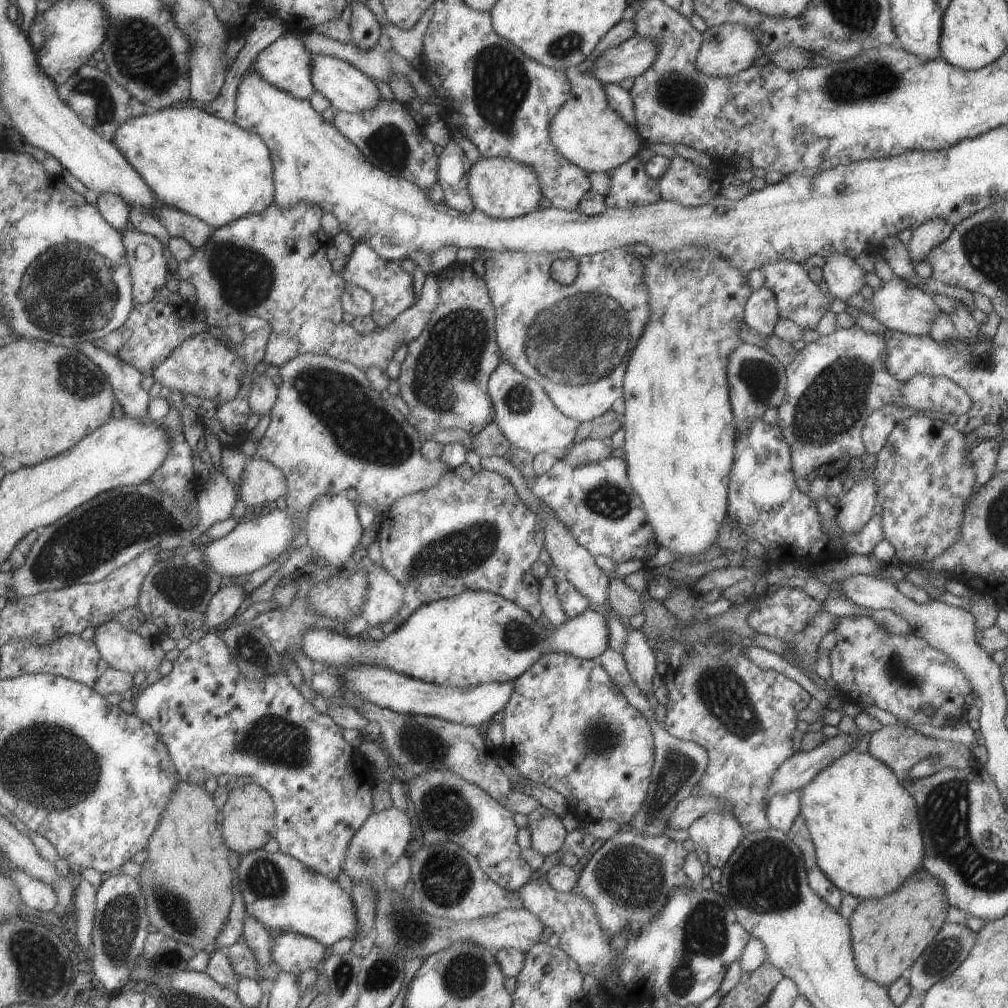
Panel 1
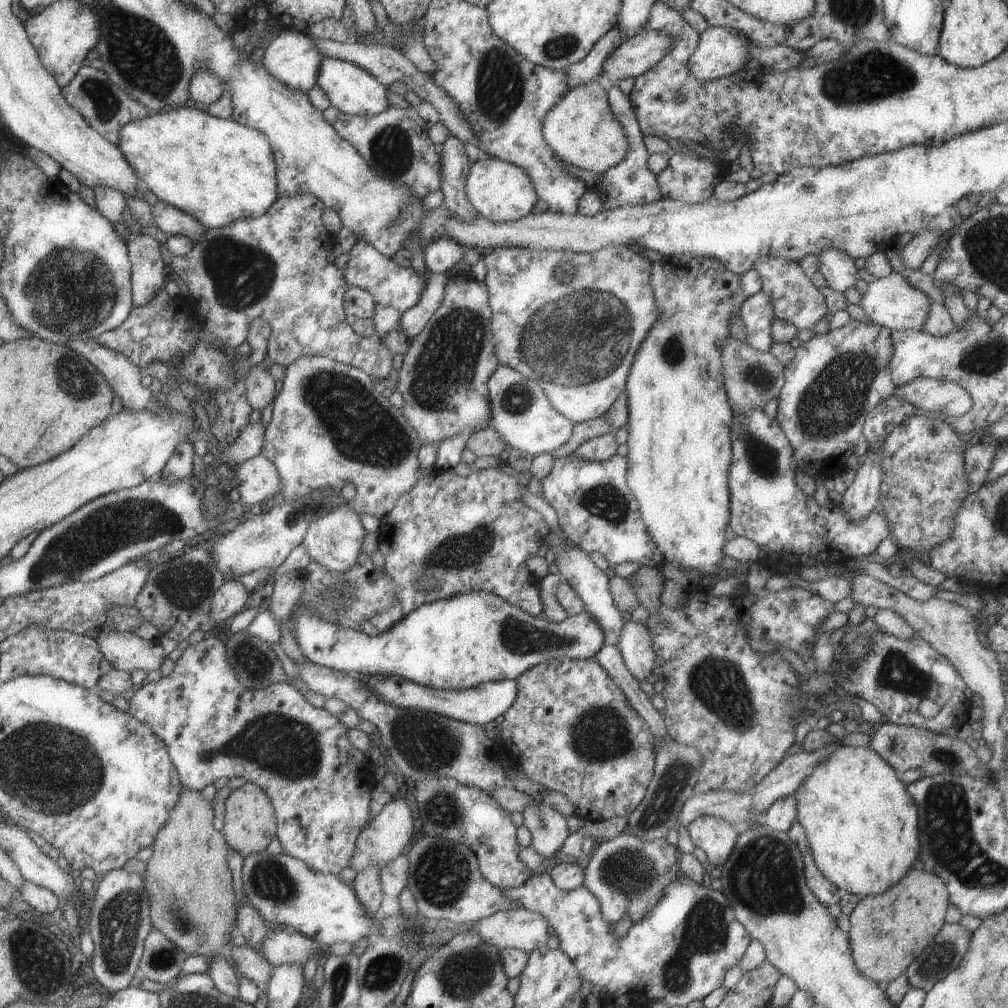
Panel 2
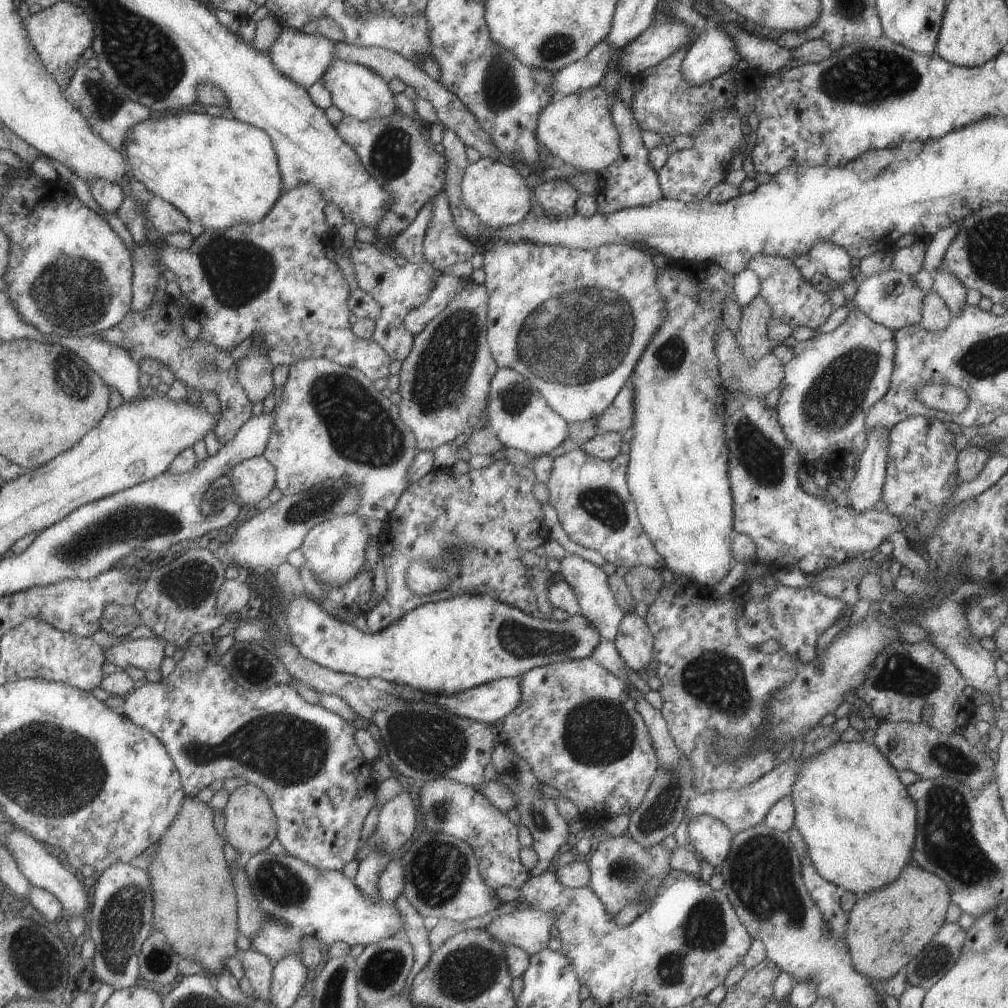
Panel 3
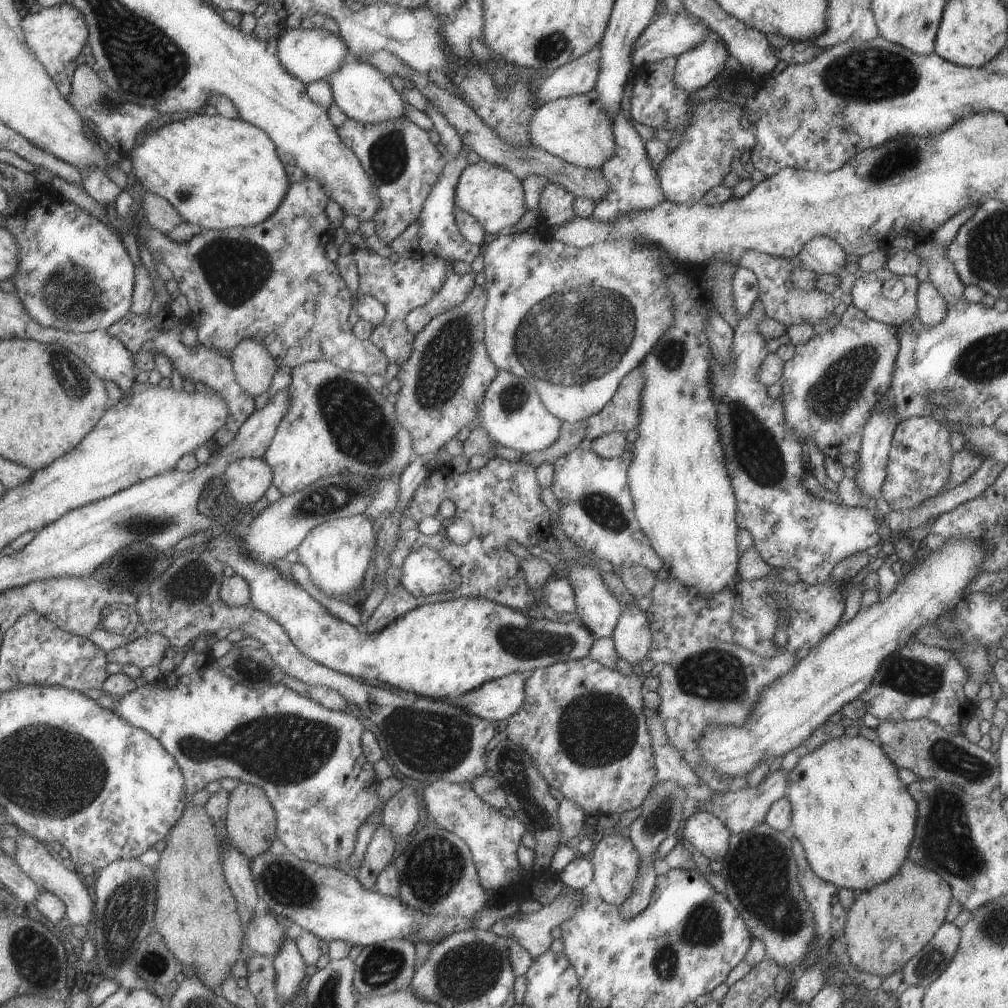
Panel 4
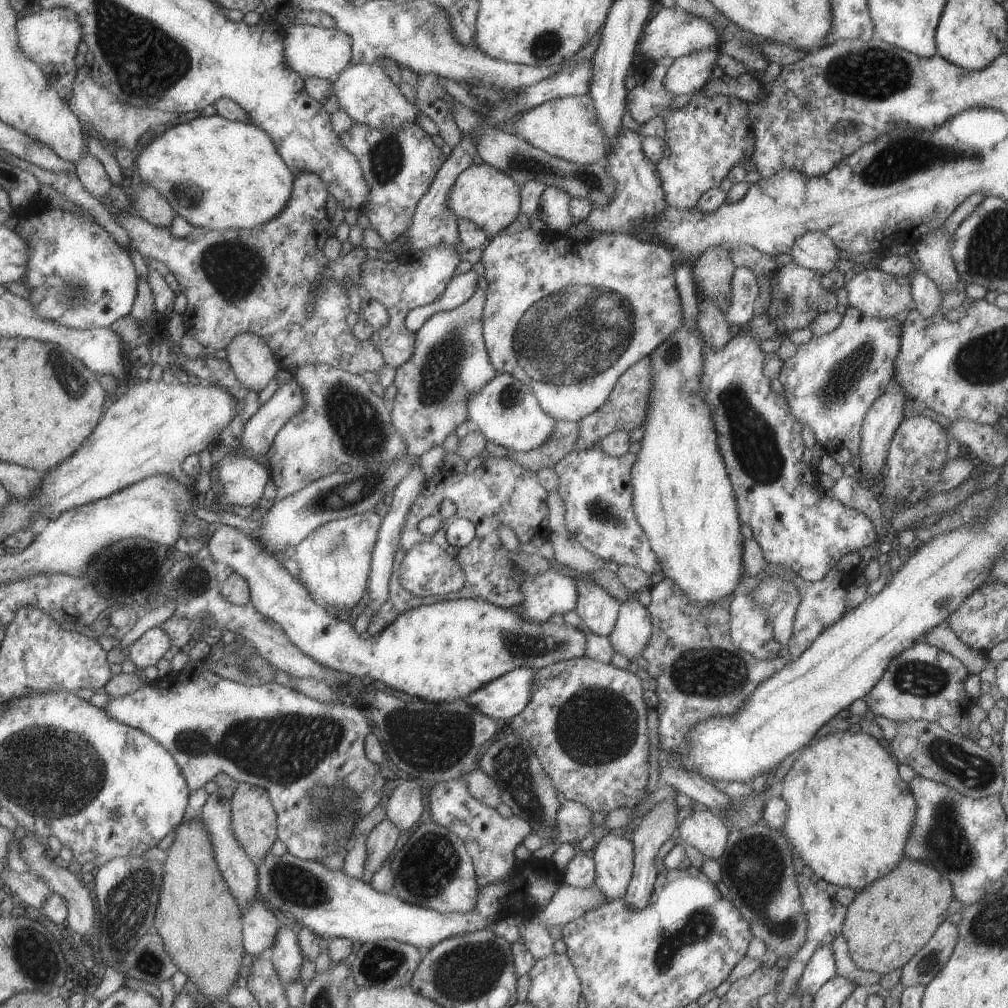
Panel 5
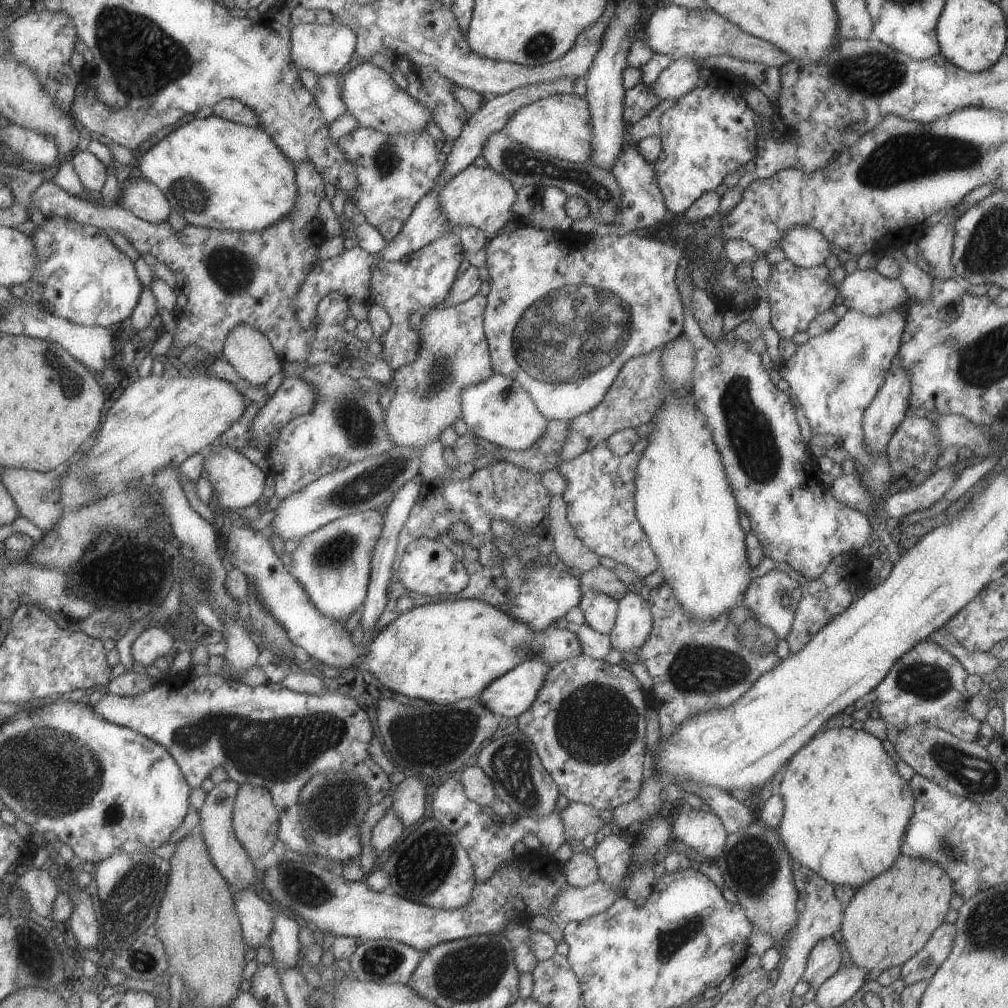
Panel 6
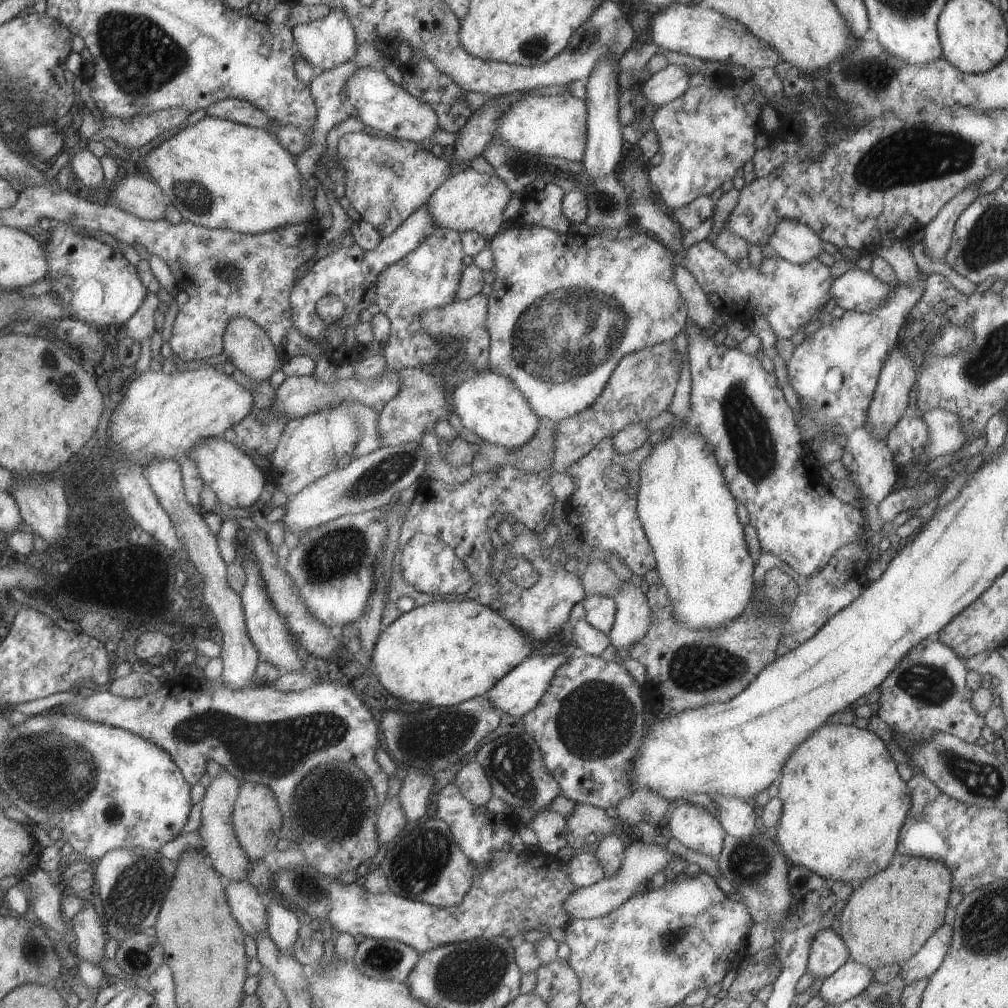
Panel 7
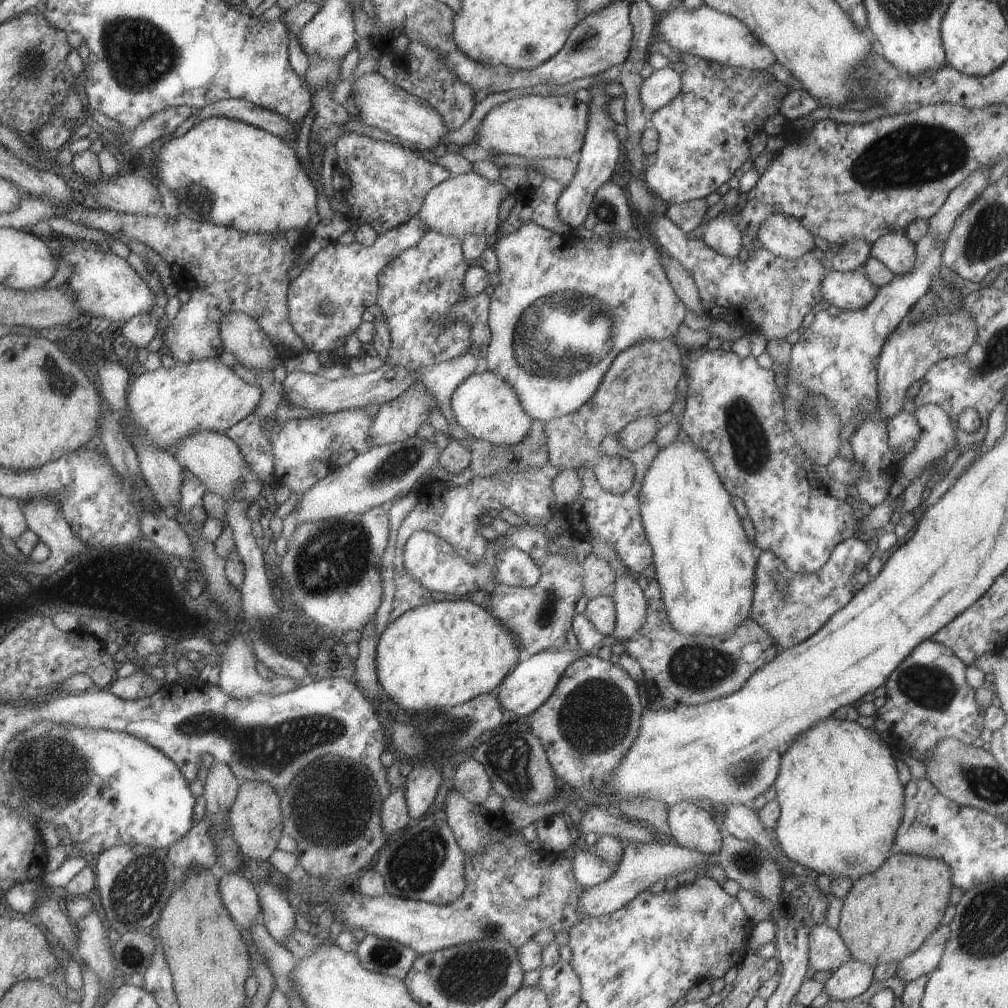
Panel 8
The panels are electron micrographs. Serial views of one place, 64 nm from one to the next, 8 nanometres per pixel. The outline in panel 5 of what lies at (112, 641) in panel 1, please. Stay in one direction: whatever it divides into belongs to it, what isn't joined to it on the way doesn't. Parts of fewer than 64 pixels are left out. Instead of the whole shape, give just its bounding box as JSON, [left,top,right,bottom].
[107,627,173,668]

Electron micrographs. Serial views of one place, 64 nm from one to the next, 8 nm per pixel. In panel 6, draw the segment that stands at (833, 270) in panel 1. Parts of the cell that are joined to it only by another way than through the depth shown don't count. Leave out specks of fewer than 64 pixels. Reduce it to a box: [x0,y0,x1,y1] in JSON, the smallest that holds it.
[779,227,832,267]

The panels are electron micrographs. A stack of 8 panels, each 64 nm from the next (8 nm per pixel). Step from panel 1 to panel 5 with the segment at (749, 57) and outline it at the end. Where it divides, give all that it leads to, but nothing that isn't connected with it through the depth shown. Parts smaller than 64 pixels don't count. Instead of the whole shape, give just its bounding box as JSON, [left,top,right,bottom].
[665,47,721,96]

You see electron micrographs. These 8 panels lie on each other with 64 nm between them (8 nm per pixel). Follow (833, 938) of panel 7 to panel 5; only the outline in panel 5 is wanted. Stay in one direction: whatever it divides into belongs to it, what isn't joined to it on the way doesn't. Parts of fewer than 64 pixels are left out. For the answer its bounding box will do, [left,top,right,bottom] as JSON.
[798,945,836,996]

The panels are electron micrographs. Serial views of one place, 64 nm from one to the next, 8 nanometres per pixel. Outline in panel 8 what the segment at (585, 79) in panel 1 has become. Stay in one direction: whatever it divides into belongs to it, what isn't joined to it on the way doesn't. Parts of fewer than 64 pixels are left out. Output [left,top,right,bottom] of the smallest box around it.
[478,94,589,159]

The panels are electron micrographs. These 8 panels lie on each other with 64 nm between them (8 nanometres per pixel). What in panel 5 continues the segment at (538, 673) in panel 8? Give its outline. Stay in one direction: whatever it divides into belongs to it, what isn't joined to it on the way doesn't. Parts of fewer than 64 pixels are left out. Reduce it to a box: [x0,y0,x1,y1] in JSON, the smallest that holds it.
[465,667,536,719]

